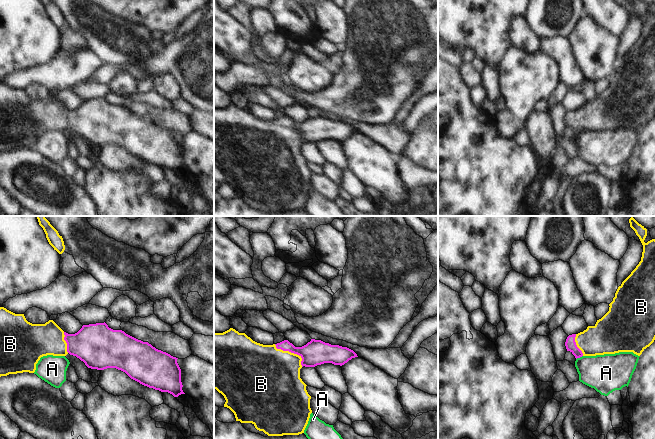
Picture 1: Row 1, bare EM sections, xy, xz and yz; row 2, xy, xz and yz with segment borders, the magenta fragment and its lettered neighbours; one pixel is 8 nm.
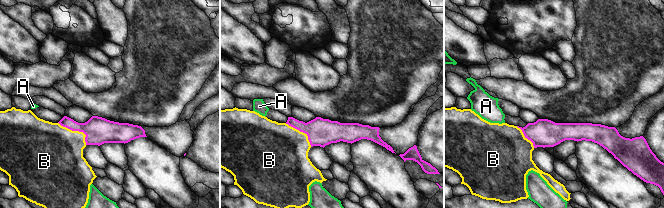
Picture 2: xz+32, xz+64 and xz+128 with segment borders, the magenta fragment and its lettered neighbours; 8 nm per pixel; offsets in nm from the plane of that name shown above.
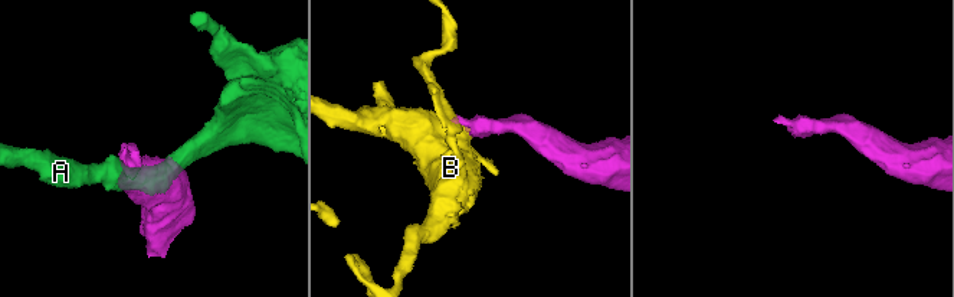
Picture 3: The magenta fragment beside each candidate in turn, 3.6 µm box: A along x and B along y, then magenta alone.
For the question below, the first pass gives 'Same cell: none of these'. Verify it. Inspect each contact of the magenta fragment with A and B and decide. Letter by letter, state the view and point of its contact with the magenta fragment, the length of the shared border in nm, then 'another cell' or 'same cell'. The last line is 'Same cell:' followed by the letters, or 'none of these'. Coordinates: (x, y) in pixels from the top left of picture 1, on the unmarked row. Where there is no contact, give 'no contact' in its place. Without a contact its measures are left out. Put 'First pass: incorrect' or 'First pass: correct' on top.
First pass: incorrect
A: meets magenta in yz at (579, 133); contact 70 nm long; another cell
B: meets magenta in xz at (291, 128); contact 300 nm long; same cell
Same cell: B

